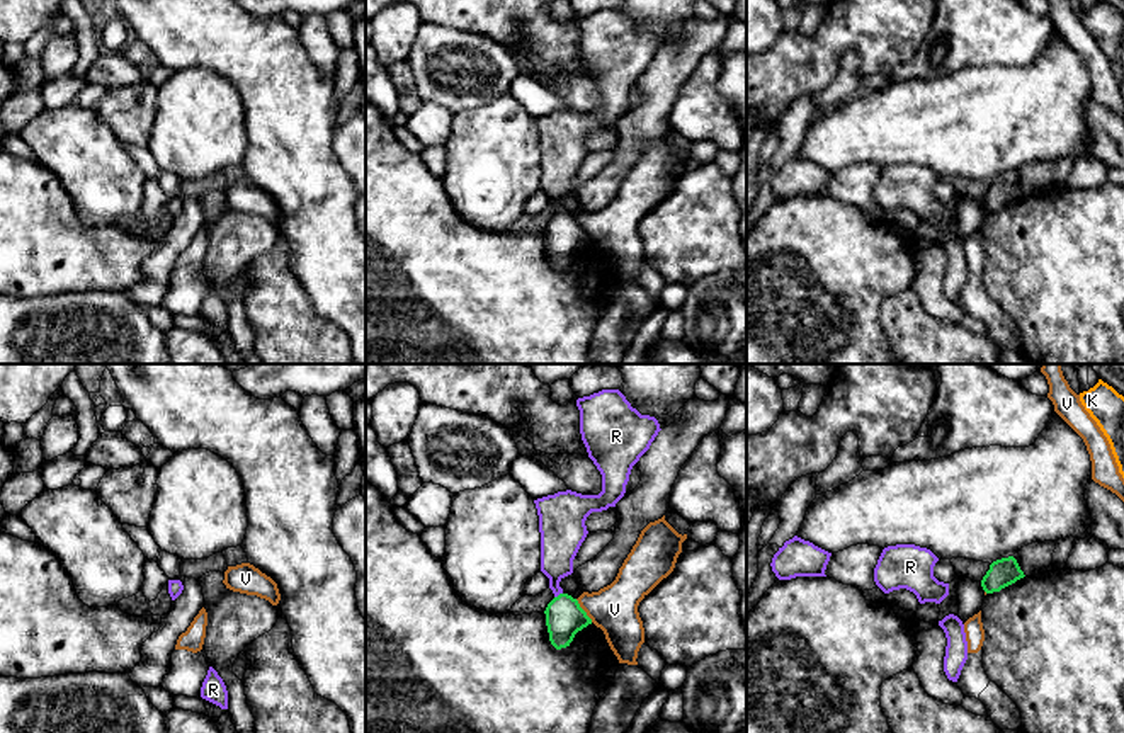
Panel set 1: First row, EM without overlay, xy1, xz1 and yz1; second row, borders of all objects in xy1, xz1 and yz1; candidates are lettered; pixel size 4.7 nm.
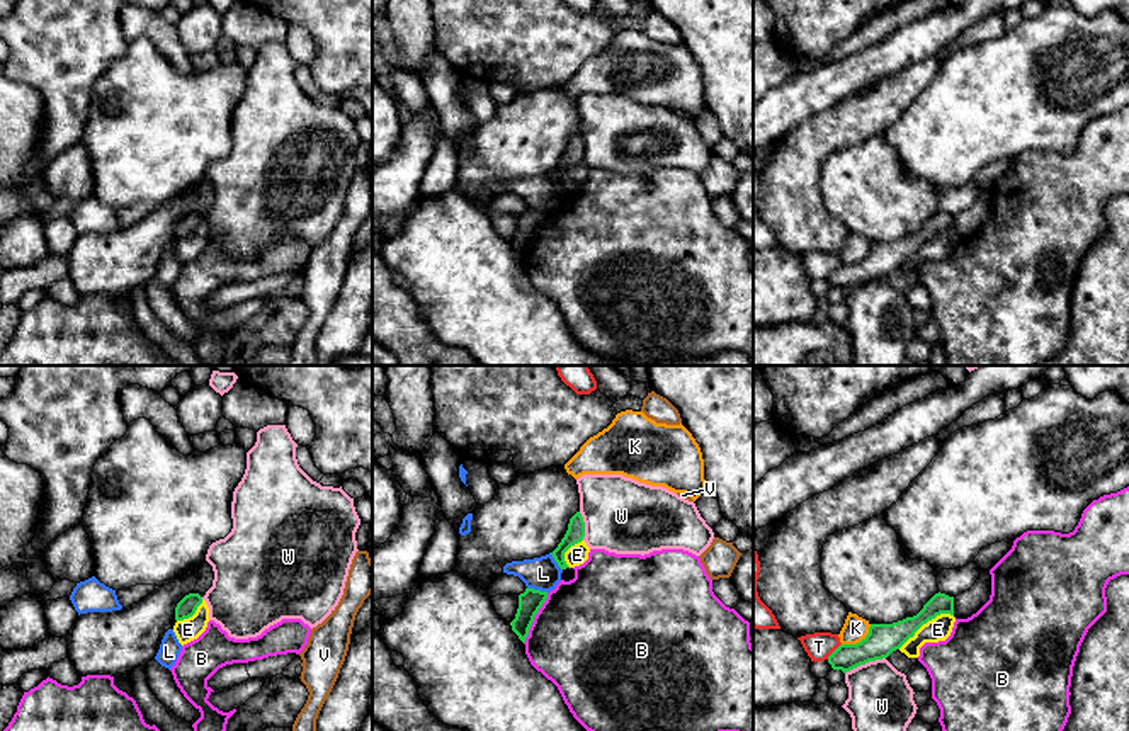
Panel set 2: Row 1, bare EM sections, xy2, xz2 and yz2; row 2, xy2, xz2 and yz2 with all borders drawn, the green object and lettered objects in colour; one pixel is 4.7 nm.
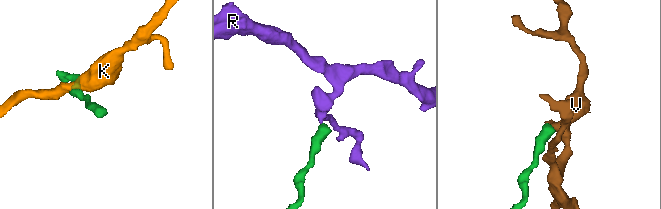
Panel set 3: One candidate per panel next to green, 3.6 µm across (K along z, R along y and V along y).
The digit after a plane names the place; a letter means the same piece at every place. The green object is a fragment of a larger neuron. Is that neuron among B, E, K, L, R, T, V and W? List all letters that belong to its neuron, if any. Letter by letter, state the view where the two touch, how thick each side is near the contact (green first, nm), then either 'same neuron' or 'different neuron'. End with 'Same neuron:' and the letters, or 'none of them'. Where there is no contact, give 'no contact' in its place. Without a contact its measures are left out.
B: xz2 | 110/480 nm | different neuron
E: yz2 | 150/110 nm | different neuron
K: yz2 | 150/120 nm | different neuron
L: xz2 | 110/160 nm | different neuron
R: xz1 | 180/190 nm | same neuron
T: yz2 | 150/130 nm | different neuron
V: xz1 | 180/220 nm | different neuron
W: yz2 | 150/300 nm | different neuron
Same neuron: R

